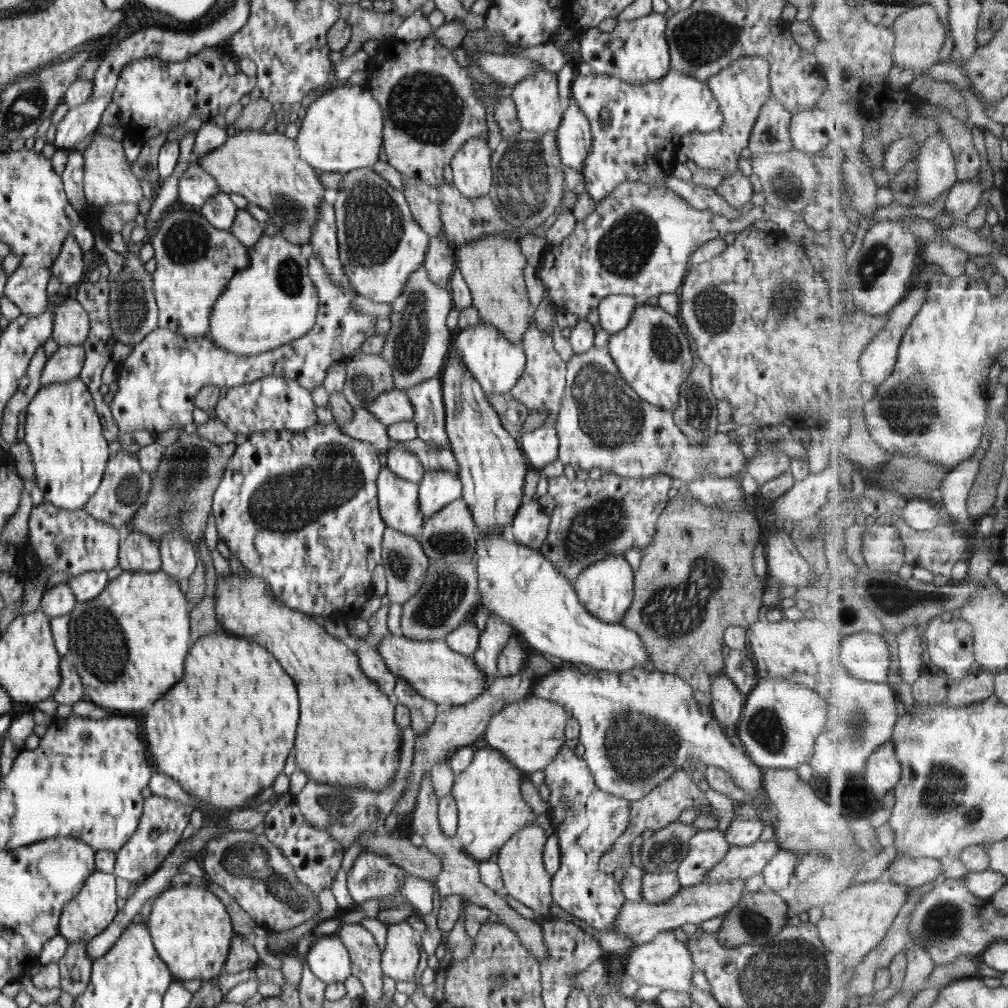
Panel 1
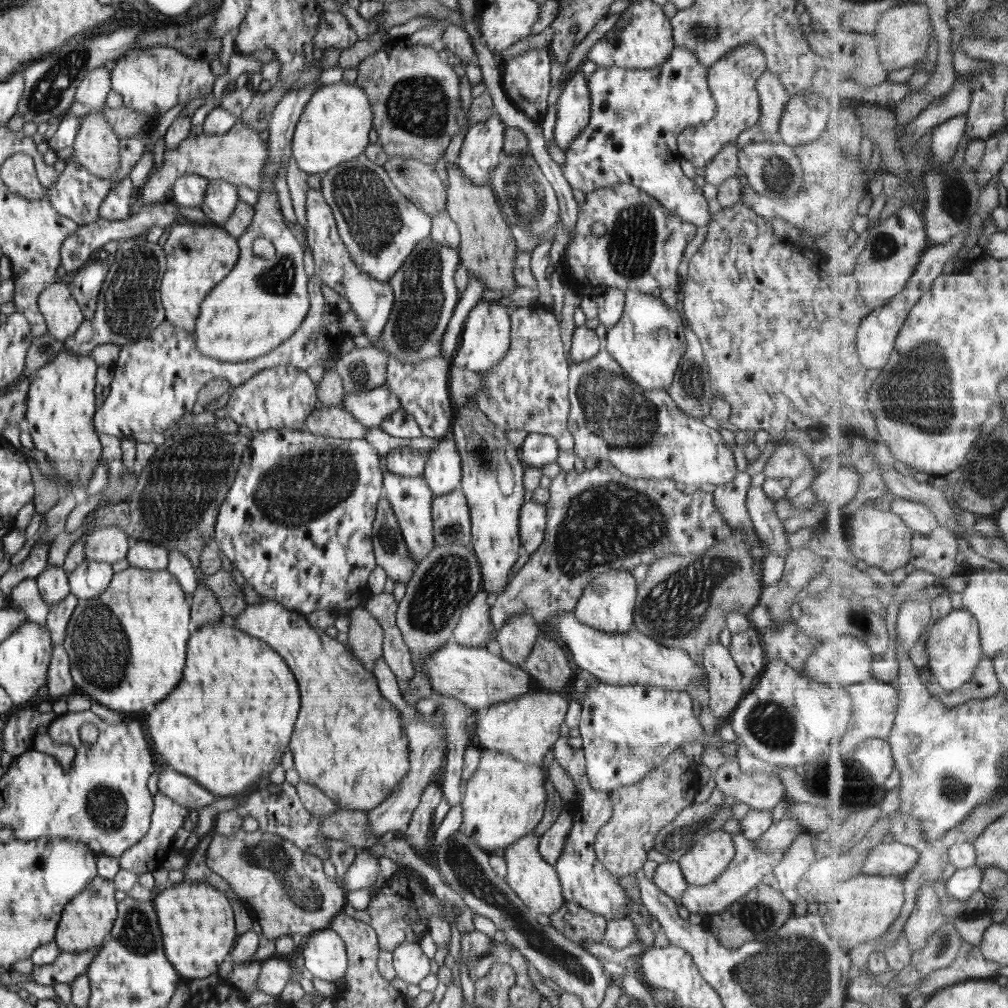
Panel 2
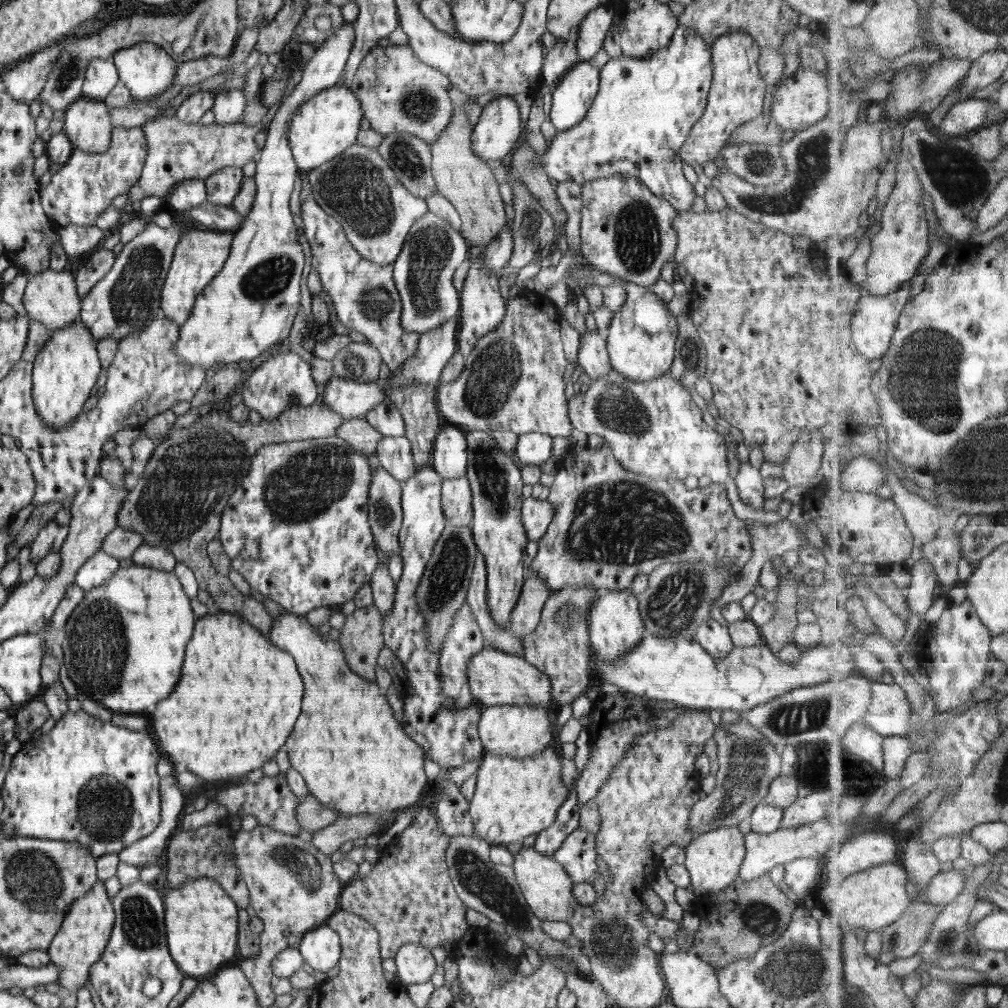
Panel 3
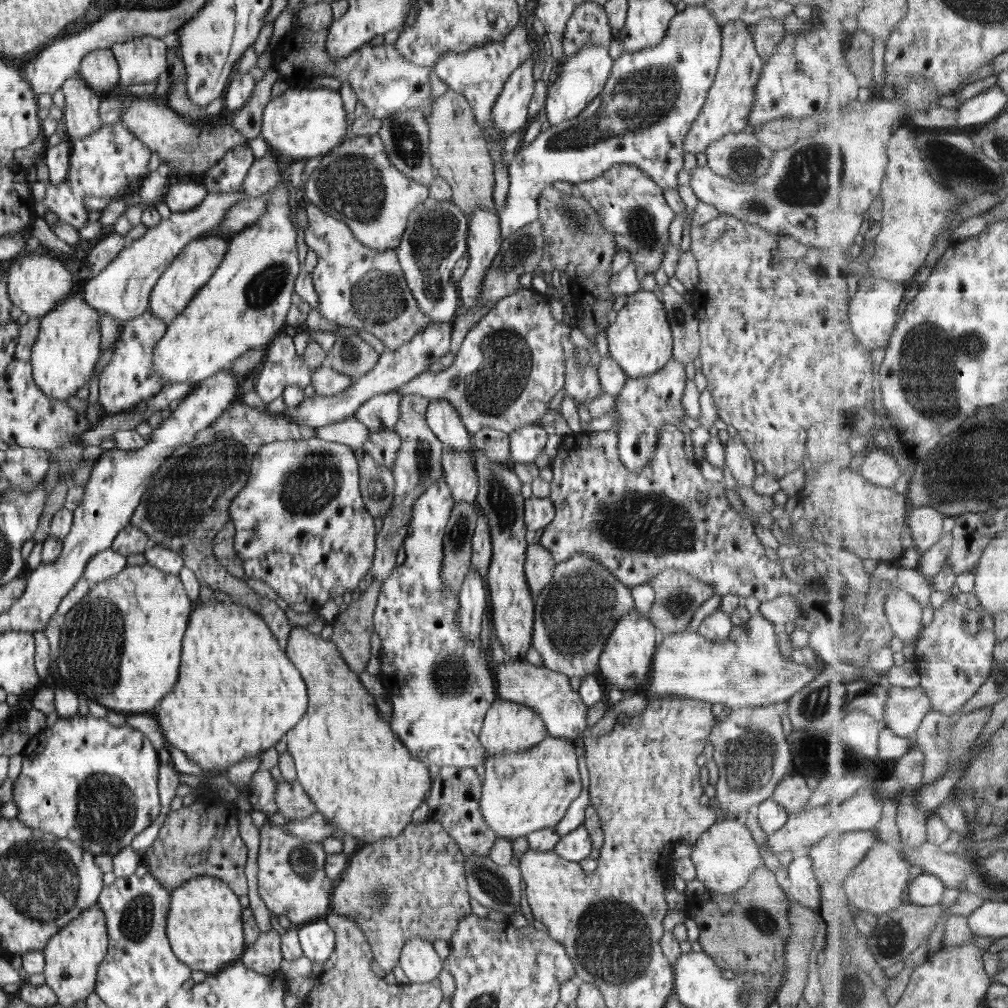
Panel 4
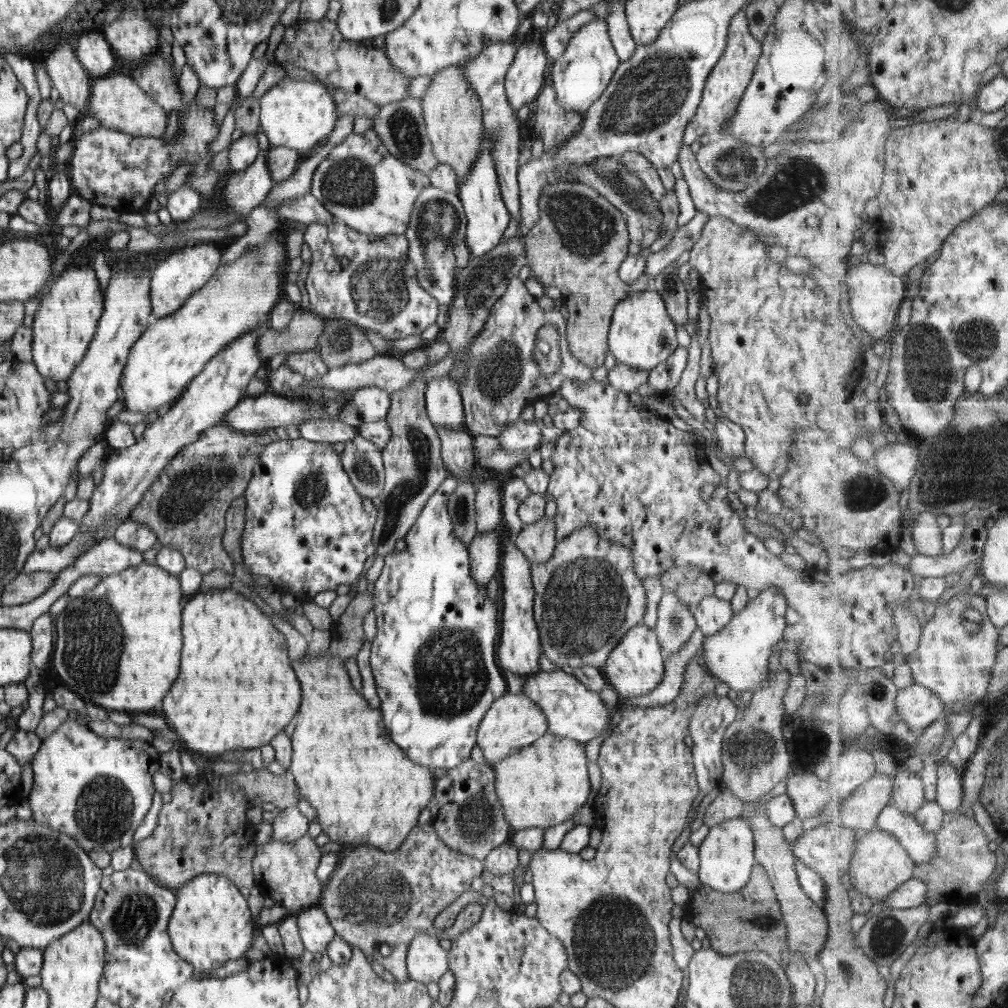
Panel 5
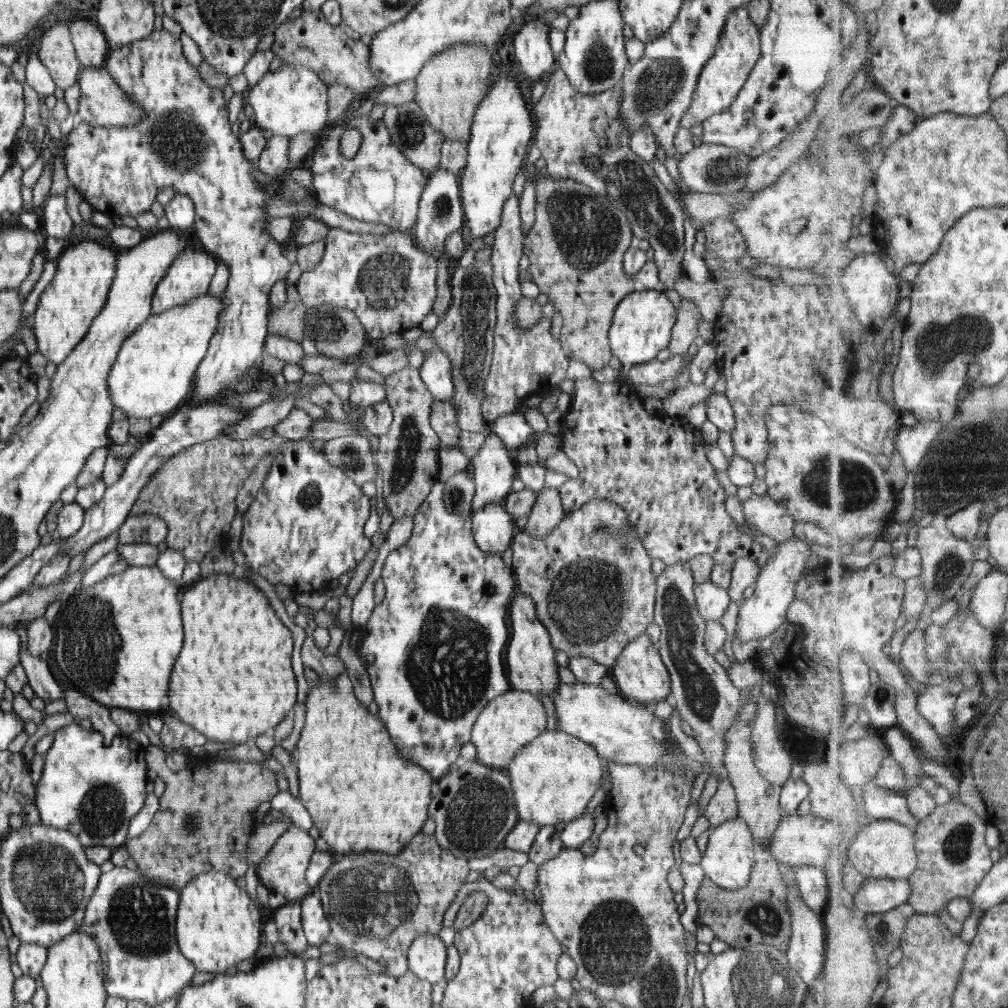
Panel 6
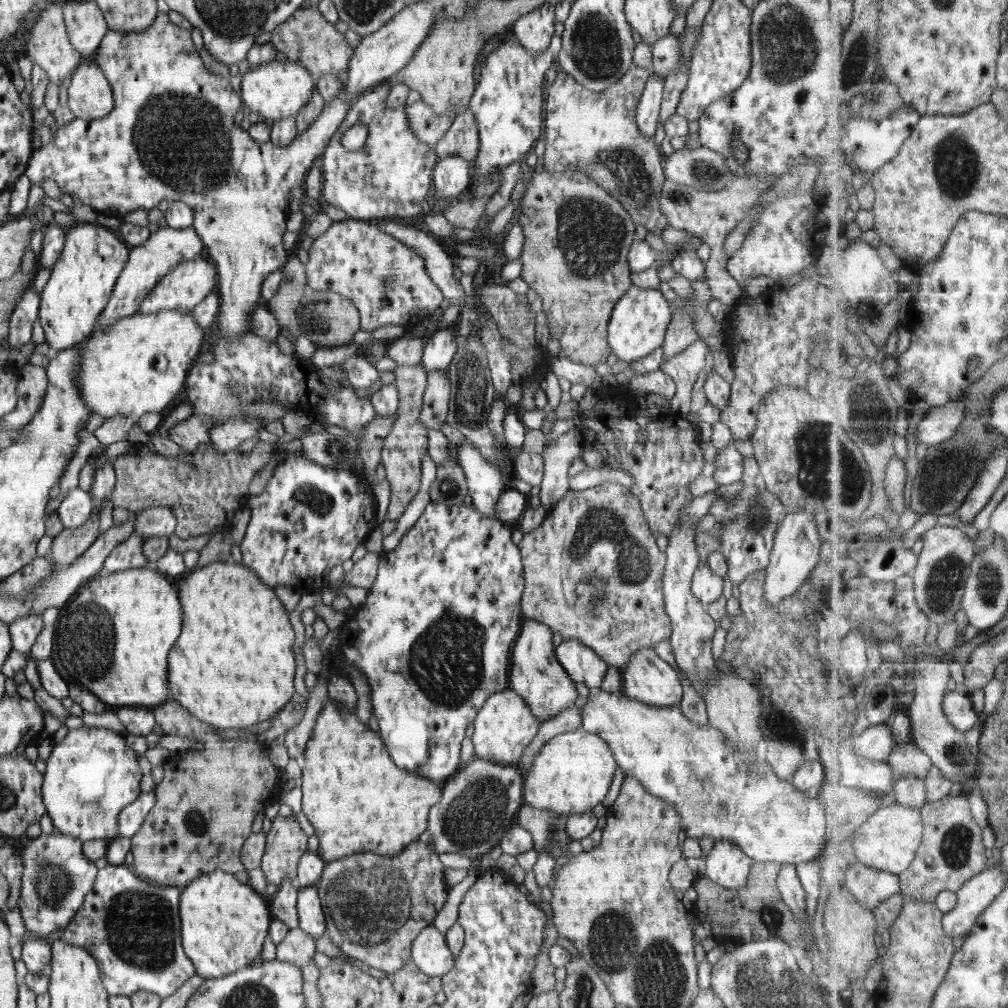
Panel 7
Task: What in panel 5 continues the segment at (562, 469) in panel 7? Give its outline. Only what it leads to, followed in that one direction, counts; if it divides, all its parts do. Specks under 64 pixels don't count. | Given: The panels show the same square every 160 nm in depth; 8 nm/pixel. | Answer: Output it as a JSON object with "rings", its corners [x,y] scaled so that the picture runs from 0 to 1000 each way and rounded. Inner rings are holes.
{"rings":[[[539,512],[530,520],[520,521],[513,530],[511,539],[526,558],[544,558],[553,540],[552,527],[551,516]]]}

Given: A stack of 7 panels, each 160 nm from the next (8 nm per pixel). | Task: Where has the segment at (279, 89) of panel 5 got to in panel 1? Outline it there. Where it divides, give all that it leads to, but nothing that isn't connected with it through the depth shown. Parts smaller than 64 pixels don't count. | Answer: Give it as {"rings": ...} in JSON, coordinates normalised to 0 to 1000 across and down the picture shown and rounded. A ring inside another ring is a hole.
{"rings":[[[346,83],[339,86],[330,84],[304,108],[293,140],[297,149],[297,157],[306,161],[313,170],[317,172],[341,172],[359,167],[369,169],[371,164],[375,162],[377,146],[380,145],[380,111],[378,105],[363,86]]]}

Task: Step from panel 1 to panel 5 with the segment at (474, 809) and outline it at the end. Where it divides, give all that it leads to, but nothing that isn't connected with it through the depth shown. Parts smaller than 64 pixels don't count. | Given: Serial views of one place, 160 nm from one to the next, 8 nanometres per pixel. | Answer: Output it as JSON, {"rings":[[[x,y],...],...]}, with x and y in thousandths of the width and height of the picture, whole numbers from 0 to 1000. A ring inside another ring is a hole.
{"rings":[[[546,726],[526,740],[507,746],[488,762],[492,768],[491,785],[508,825],[554,819],[580,798],[586,784],[580,738]]]}

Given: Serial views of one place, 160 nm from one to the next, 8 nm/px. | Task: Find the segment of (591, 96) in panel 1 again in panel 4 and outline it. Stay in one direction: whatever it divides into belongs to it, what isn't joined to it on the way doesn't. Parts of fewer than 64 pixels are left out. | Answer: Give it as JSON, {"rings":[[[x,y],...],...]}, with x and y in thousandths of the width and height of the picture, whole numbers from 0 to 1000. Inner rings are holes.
{"rings":[[[685,5],[677,11],[672,11],[661,31],[661,36],[651,46],[638,48],[635,51],[626,53],[619,52],[609,60],[602,77],[602,82],[597,88],[597,91],[595,91],[589,99],[586,99],[585,103],[571,117],[553,124],[546,124],[544,129],[535,132],[531,139],[528,139],[525,144],[516,146],[514,151],[507,153],[506,163],[504,163],[506,189],[504,190],[504,196],[502,196],[500,208],[493,210],[494,217],[496,217],[496,235],[502,238],[506,236],[510,230],[516,228],[516,226],[523,225],[524,222],[528,222],[530,218],[534,218],[534,198],[538,190],[542,188],[542,187],[549,185],[553,180],[579,183],[585,179],[595,177],[601,170],[606,169],[610,164],[616,162],[627,163],[627,165],[637,168],[637,170],[641,171],[641,174],[647,176],[649,182],[657,188],[673,188],[673,171],[679,167],[679,136],[685,129],[687,122],[690,119],[690,116],[694,113],[701,96],[701,91],[709,78],[715,57],[715,36],[715,27],[710,22],[707,15],[703,13],[703,10],[697,5]]]}

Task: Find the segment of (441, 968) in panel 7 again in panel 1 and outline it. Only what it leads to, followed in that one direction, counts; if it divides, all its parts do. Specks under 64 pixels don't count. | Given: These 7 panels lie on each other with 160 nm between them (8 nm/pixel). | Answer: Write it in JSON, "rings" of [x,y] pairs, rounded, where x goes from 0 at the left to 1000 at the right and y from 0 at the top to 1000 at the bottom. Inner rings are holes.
{"rings":[[[406,915],[387,918],[384,921],[384,934],[378,944],[378,961],[383,968],[393,974],[411,972],[419,940]]]}

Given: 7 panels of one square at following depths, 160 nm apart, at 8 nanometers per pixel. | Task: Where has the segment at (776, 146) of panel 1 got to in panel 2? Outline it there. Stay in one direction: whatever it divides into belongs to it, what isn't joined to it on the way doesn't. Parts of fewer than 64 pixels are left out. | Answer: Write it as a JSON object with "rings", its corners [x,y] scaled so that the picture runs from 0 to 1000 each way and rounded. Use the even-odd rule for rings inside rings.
{"rings":[[[763,69],[758,70],[751,78],[750,89],[755,103],[754,131],[765,138],[763,141],[774,143],[773,123],[786,95],[776,85],[771,73]]]}

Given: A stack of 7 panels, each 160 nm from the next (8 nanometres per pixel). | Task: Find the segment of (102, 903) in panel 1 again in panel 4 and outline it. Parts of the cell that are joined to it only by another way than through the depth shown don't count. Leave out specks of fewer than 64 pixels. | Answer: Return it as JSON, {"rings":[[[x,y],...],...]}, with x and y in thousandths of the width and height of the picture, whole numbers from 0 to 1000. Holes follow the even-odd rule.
{"rings":[[[97,896],[52,928],[41,944],[45,948],[45,976],[56,985],[58,995],[71,999],[94,984],[96,960],[104,951],[106,940],[105,911]]]}

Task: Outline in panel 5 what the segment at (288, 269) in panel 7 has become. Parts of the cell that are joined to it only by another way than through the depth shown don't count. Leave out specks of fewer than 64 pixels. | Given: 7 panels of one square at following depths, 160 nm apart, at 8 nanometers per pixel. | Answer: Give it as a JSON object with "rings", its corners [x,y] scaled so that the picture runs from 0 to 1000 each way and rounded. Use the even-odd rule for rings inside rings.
{"rings":[[[295,306],[286,320],[284,325],[280,327],[272,327],[264,325],[260,332],[254,338],[254,347],[256,353],[260,358],[268,357],[273,351],[277,349],[304,349],[305,347],[312,347],[316,343],[316,335],[321,329],[321,317],[314,313],[312,310],[302,309],[300,306]]]}

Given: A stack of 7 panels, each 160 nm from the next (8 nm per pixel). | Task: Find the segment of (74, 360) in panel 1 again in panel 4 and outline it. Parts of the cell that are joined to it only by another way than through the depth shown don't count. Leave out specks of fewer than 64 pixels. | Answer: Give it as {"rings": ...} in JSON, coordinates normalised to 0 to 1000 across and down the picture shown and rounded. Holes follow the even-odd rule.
{"rings":[[[242,185],[232,191],[206,191],[202,199],[191,208],[173,210],[157,224],[147,225],[145,232],[126,242],[103,268],[83,284],[83,299],[94,306],[97,312],[112,313],[118,322],[139,313],[148,306],[149,292],[157,276],[178,250],[192,237],[214,231],[228,205],[236,198],[244,197]]]}

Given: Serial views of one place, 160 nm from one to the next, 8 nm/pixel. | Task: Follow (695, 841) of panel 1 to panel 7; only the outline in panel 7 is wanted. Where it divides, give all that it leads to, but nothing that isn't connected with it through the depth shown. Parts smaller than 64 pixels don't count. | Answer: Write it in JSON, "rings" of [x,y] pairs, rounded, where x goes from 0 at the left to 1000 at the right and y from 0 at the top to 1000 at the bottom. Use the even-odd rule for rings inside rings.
{"rings":[[[712,833],[700,848],[698,870],[714,880],[731,882],[741,876],[748,853],[725,833]]]}

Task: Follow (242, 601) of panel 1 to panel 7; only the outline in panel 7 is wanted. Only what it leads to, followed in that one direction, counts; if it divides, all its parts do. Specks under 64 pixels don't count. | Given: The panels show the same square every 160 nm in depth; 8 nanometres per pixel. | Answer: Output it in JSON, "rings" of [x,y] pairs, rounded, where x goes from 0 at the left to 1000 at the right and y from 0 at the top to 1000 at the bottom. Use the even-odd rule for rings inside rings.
{"rings":[[[330,695],[321,698],[321,701],[317,704],[317,708],[315,708],[315,711],[313,712],[313,719],[303,740],[299,778],[299,785],[301,786],[299,805],[313,821],[313,828],[316,831],[317,841],[315,842],[314,847],[316,847],[323,855],[359,846],[371,846],[377,849],[391,849],[397,847],[409,834],[421,831],[424,823],[426,804],[437,794],[438,781],[438,779],[436,776],[429,776],[422,771],[401,765],[393,760],[384,745],[383,739],[378,733],[378,728],[376,726],[369,726],[366,719],[359,717],[359,715],[357,715],[354,710],[351,710],[351,708],[347,708],[345,702],[341,704],[341,702],[337,702],[337,698],[333,698]]]}

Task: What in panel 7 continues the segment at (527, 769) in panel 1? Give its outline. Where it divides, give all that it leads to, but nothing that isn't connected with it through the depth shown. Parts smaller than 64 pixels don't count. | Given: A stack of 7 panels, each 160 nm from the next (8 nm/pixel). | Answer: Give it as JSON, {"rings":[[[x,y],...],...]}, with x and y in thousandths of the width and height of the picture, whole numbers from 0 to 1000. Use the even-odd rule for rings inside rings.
{"rings":[[[506,683],[488,688],[476,702],[469,717],[468,738],[471,752],[484,754],[492,759],[514,759],[536,719],[532,710],[528,710],[528,706],[524,704],[519,692]]]}

